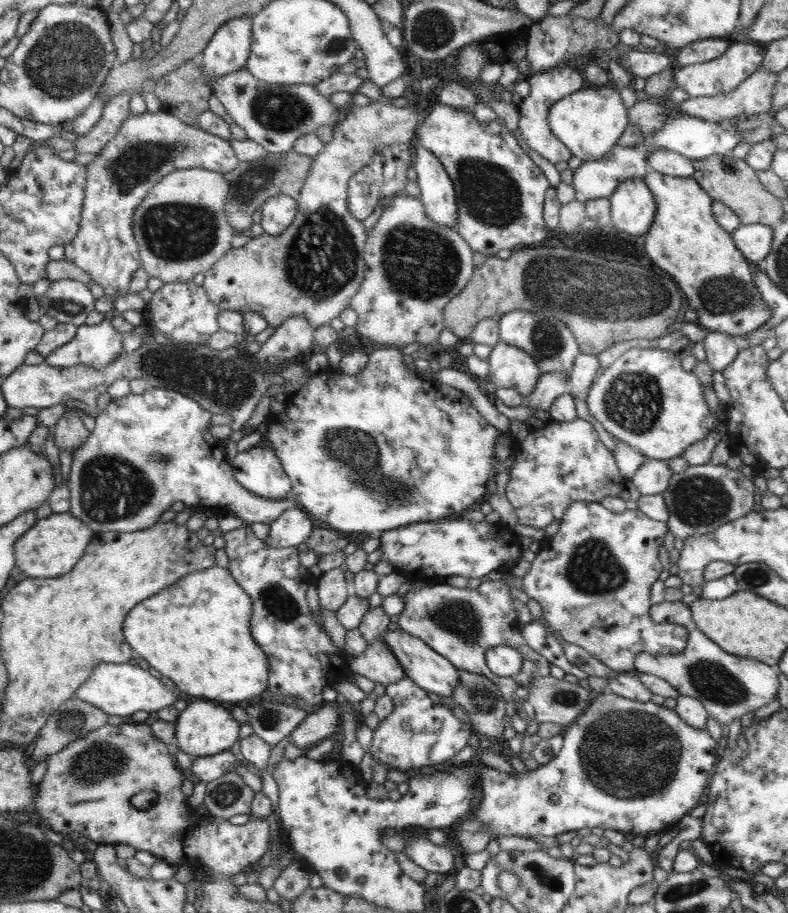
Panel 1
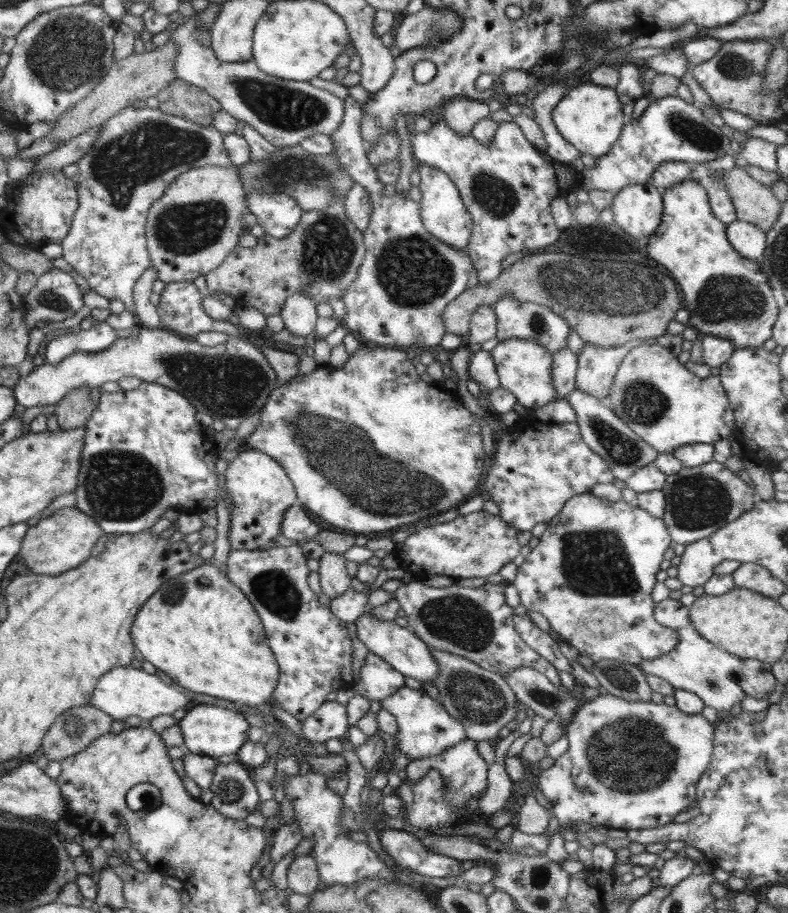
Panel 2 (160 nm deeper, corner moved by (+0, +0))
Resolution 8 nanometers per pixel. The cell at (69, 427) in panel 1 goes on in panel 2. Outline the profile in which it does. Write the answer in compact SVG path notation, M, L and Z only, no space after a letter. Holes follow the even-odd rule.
M80 387L66 393L61 401L55 404L55 415L62 430L84 427L93 413L93 402L90 387Z

